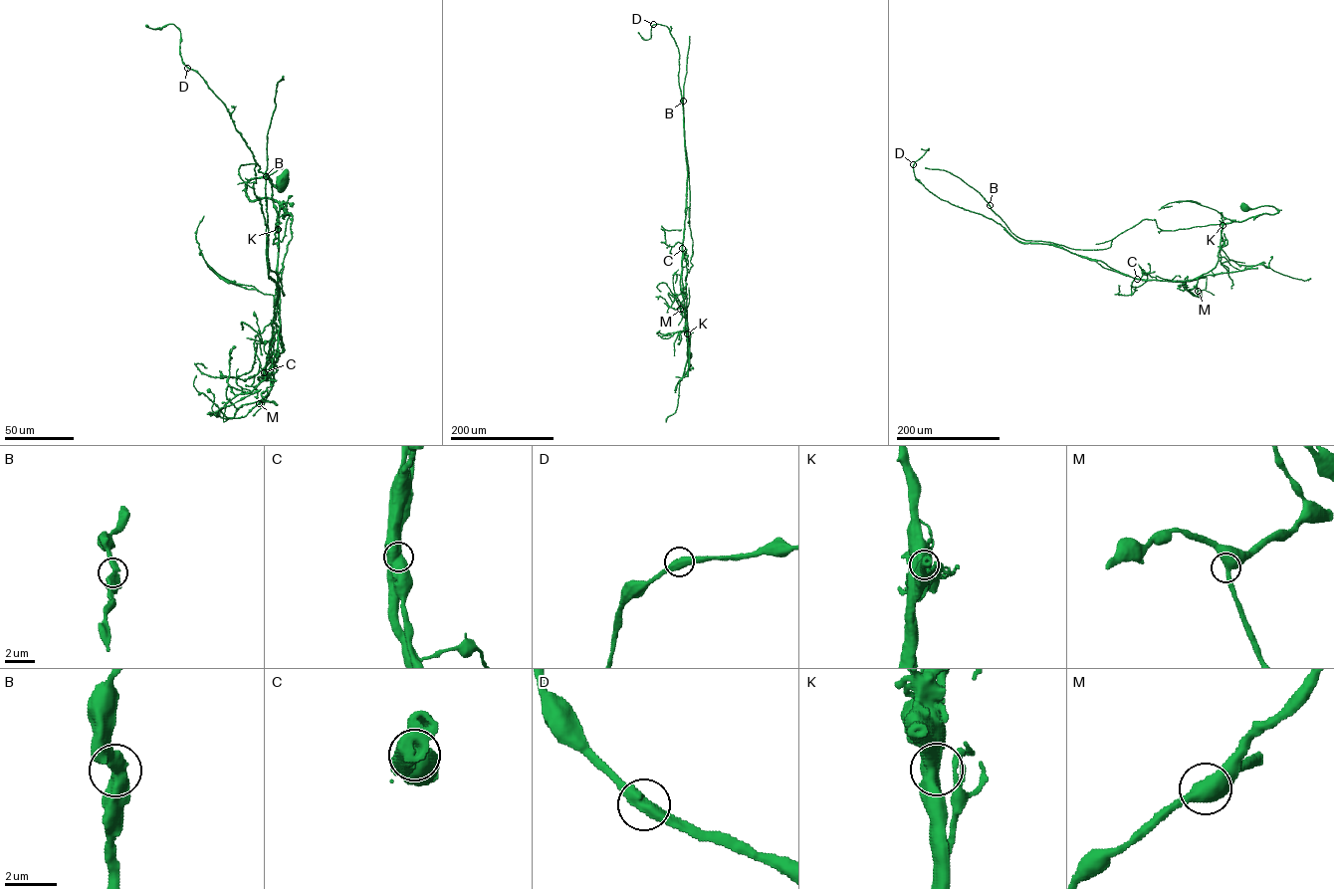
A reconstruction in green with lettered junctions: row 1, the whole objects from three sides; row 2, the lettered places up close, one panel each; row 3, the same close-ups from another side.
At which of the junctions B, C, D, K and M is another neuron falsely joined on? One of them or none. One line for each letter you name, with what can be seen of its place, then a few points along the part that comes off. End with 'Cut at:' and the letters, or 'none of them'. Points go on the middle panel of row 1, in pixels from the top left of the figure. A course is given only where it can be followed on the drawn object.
C: (682, 248) | (682, 248), (687, 172), (679, 85), (679, 52), (665, 26), (652, 25), (648, 39), (638, 32)
Cut at: C

